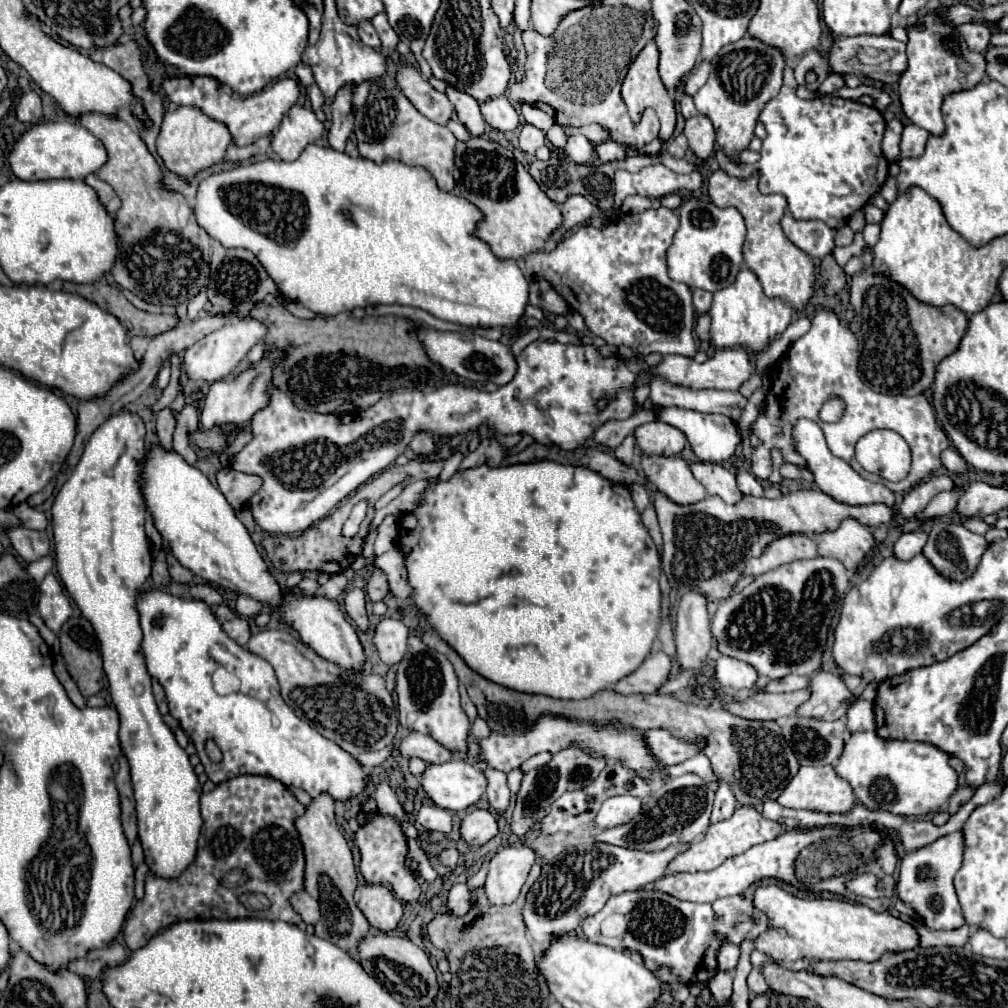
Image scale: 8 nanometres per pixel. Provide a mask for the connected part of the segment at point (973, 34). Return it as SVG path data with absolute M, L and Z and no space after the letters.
M982 22L962 24L960 26L960 34L964 36L968 48L974 50L974 52L984 52L988 48L988 44L990 44L990 38L992 38L990 26L982 24Z

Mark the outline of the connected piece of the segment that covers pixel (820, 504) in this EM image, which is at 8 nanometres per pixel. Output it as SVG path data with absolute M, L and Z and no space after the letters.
M654 490L654 506L664 538L662 570L676 590L704 592L710 600L724 600L744 572L744 564L752 556L760 556L764 548L786 532L824 532L840 524L842 518L856 518L874 528L892 520L892 508L884 504L850 506L834 500L820 490L788 492L782 498L754 498L742 494L736 504L724 504L720 496L706 496L696 504L676 504L662 492Z

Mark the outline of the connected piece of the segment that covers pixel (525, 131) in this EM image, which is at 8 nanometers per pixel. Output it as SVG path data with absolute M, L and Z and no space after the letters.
M522 124L520 126L520 134L518 134L518 146L520 150L524 150L526 154L534 154L536 148L546 144L546 136L542 130L538 130L532 124Z

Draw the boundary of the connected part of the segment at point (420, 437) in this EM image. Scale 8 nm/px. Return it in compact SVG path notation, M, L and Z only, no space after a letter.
M416 432L416 436L410 440L410 448L414 450L416 456L432 456L434 454L432 434L430 432Z

